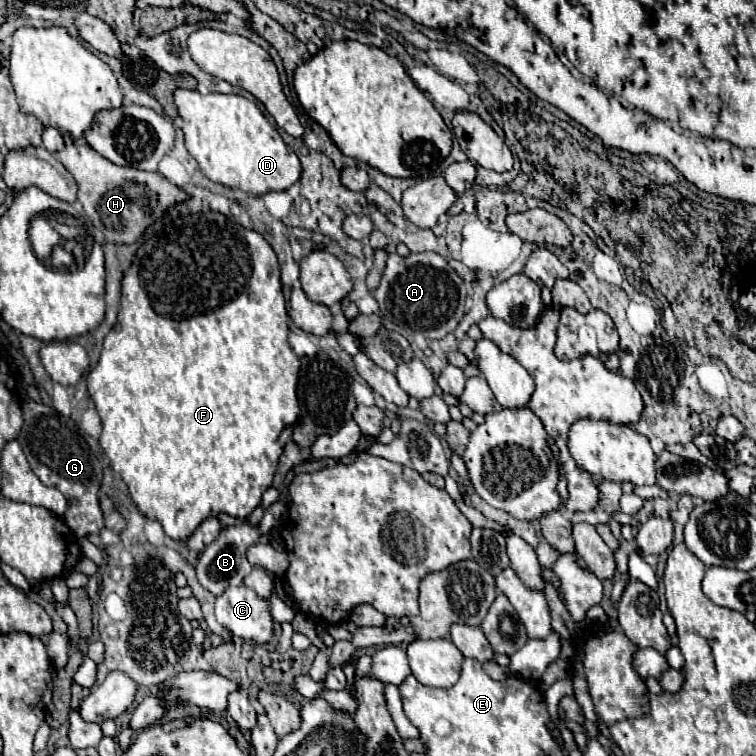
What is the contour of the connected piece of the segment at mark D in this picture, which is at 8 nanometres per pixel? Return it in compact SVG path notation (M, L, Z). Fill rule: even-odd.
M178 88L174 104L182 120L180 128L186 136L186 148L212 182L256 196L272 190L288 190L298 182L302 172L298 156L284 144L280 132L252 100L236 94L202 96L198 90Z

